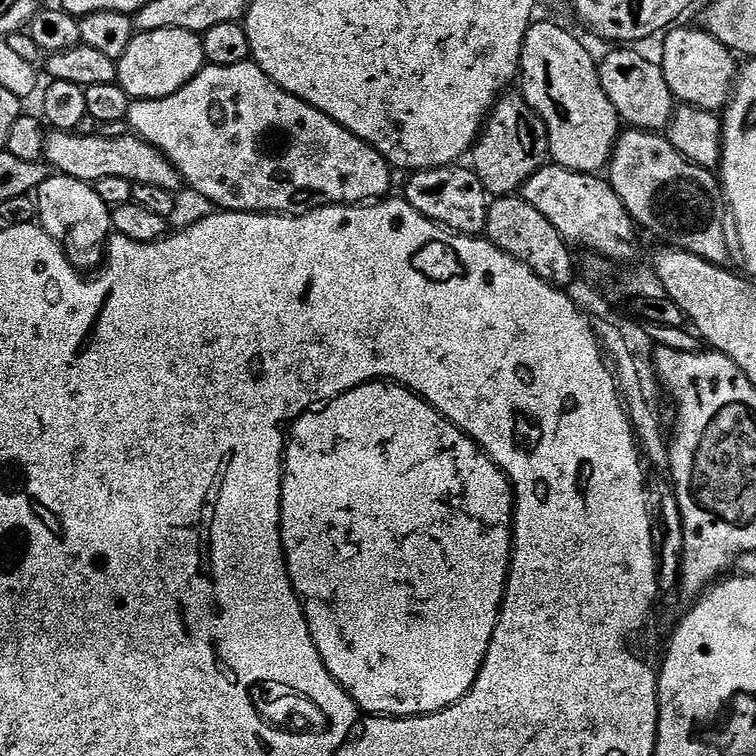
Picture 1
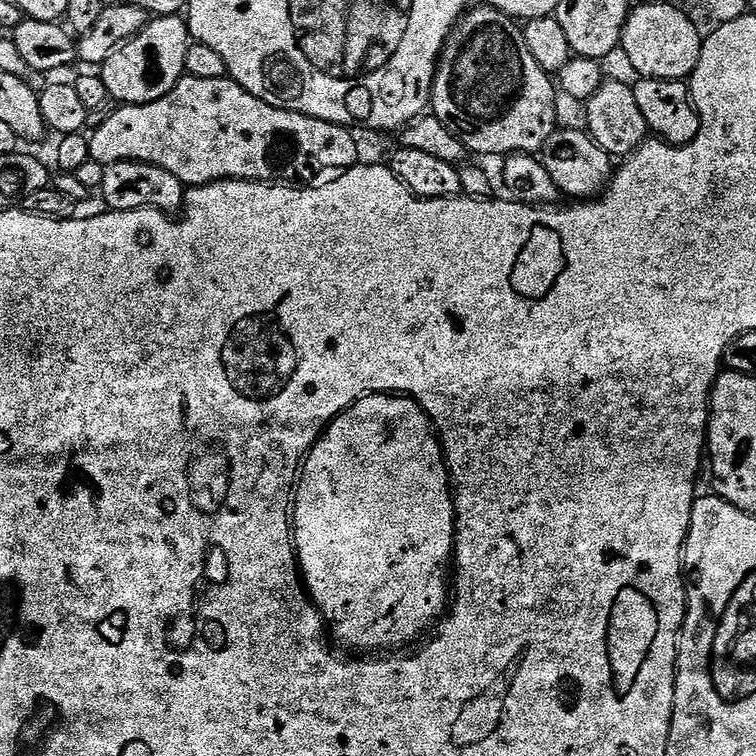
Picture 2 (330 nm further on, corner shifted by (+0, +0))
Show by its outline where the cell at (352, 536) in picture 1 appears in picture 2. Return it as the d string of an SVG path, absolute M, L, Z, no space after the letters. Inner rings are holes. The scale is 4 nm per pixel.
M374 392L370 396L364 396L358 402L354 402L350 407L341 414L336 416L329 422L328 427L325 428L322 435L316 440L315 446L309 450L308 455L304 457L302 471L298 476L298 483L294 489L294 507L290 512L290 519L294 529L294 543L296 546L296 563L300 569L302 583L309 596L312 597L312 603L316 605L321 616L324 617L324 623L327 631L330 633L331 639L335 641L339 647L353 648L353 653L356 654L384 654L389 650L400 650L403 644L412 644L419 638L423 632L431 633L435 629L438 621L445 615L446 609L450 604L450 565L454 560L454 553L456 550L456 502L454 499L454 488L450 483L450 473L448 465L444 459L444 448L440 445L440 438L436 430L436 425L430 417L424 412L424 407L416 400L412 399L407 394L389 394L387 392Z

